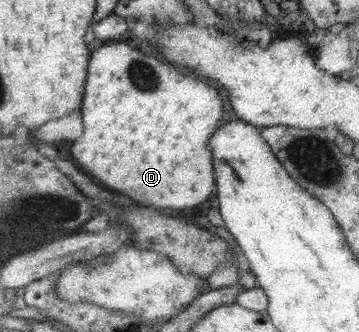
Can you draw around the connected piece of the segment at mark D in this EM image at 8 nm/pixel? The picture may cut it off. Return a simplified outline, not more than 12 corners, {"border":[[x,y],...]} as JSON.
{"border":[[120,41],[88,58],[70,153],[136,203],[214,189],[214,89]]}

